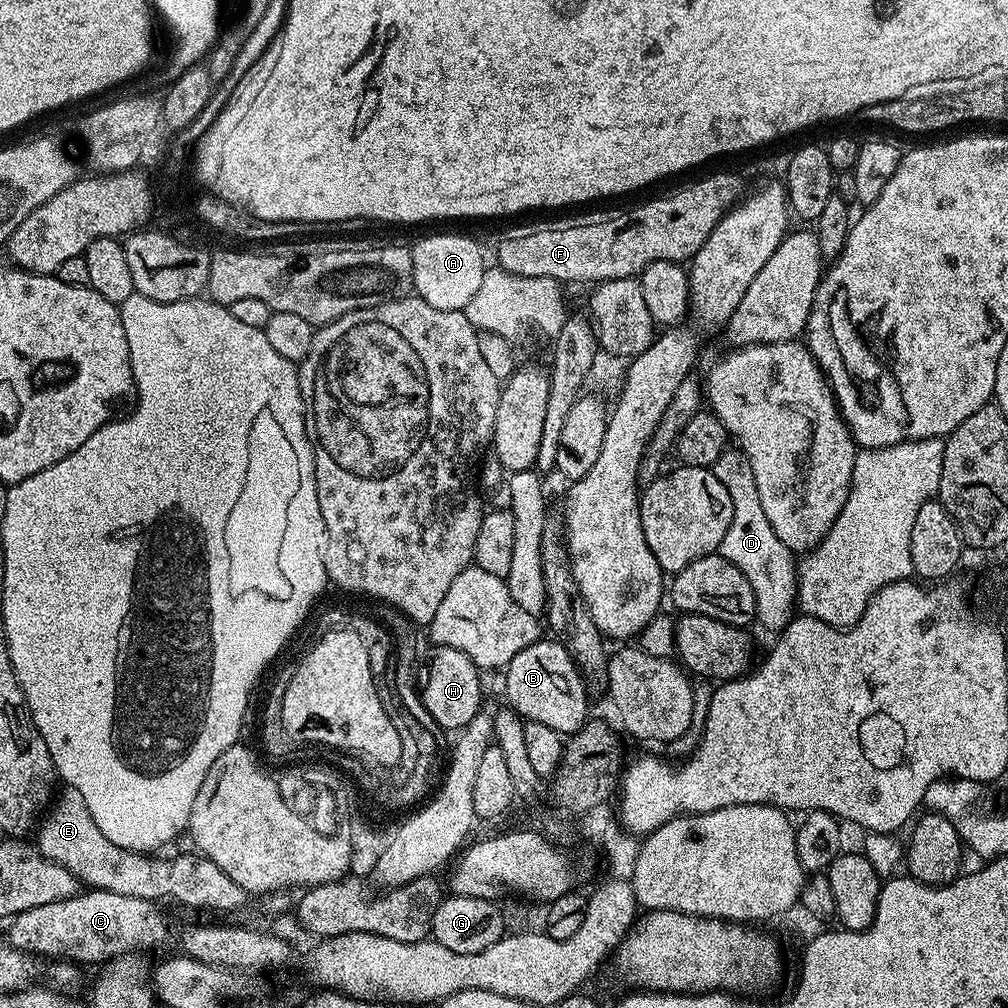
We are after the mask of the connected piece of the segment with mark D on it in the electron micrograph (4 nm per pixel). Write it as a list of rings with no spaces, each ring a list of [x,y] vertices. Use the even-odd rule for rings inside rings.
[[[730,446],[717,458],[712,473],[726,487],[732,504],[730,528],[722,538],[717,553],[737,566],[746,575],[754,591],[756,620],[772,634],[778,634],[794,618],[798,597],[798,573],[795,555],[782,543],[767,521],[766,512],[759,501],[758,486],[750,460],[736,446]]]

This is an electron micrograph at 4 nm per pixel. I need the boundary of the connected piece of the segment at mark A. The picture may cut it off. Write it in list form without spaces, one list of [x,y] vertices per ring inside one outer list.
[[[440,232],[437,236],[422,237],[416,245],[411,245],[410,251],[415,295],[438,310],[465,311],[474,294],[478,294],[478,286],[482,286],[486,271],[484,252],[479,242],[456,232]]]

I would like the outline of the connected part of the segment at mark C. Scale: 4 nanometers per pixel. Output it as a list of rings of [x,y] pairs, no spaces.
[[[84,890],[62,902],[46,902],[46,906],[34,906],[34,910],[18,914],[7,925],[9,928],[6,939],[12,947],[31,952],[37,958],[49,956],[47,959],[52,962],[66,960],[80,966],[100,966],[117,956],[127,956],[135,952],[144,954],[147,953],[147,948],[160,948],[167,942],[168,920],[156,908],[159,907],[150,900],[105,891]]]

